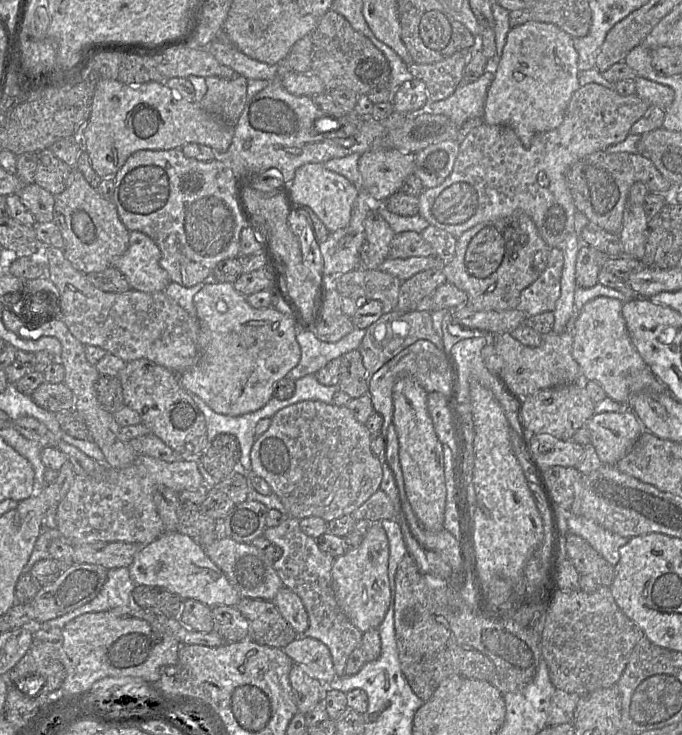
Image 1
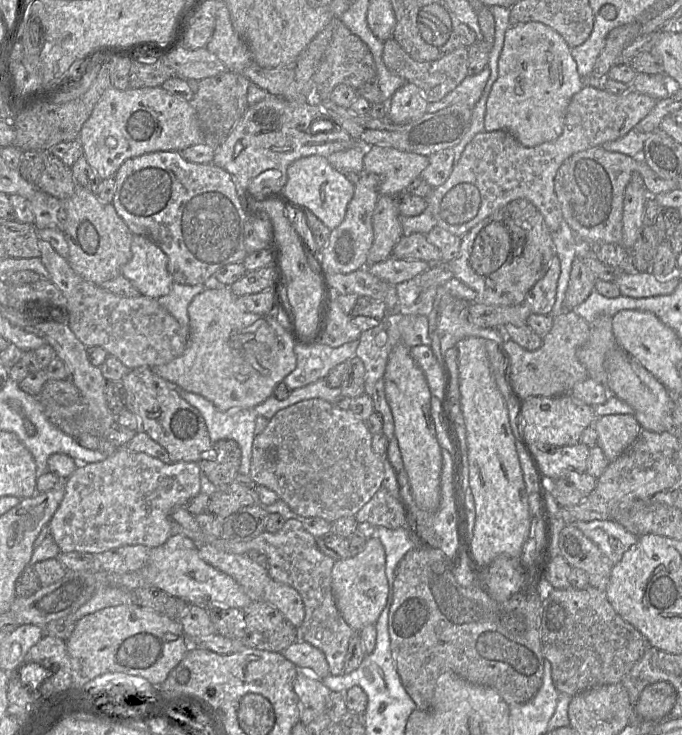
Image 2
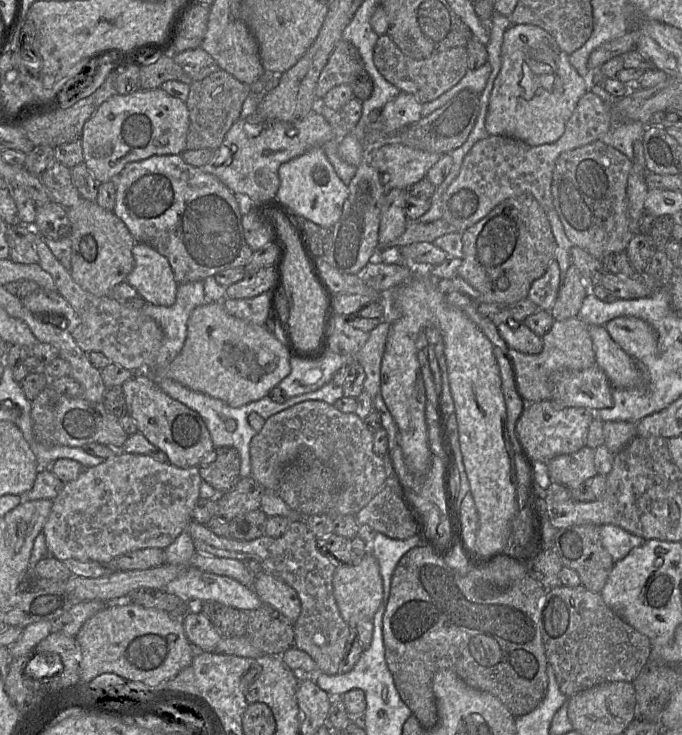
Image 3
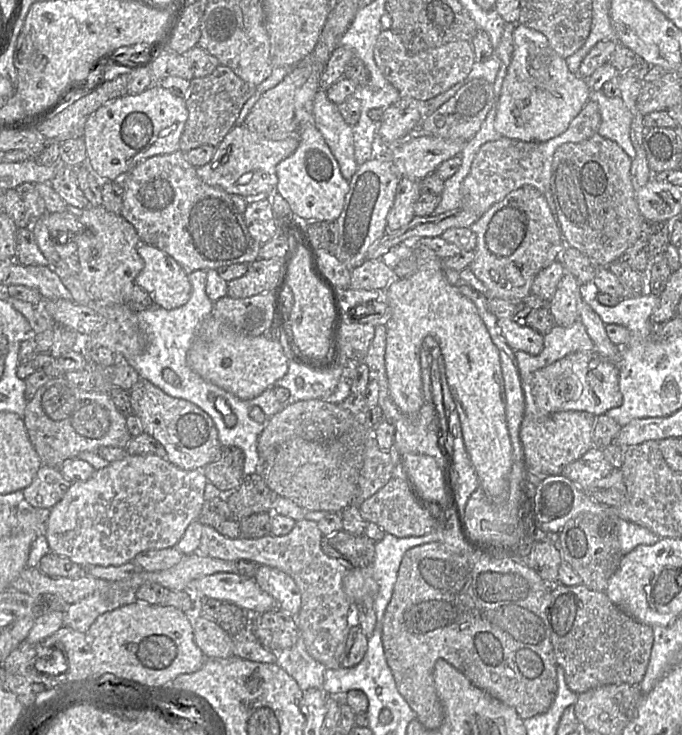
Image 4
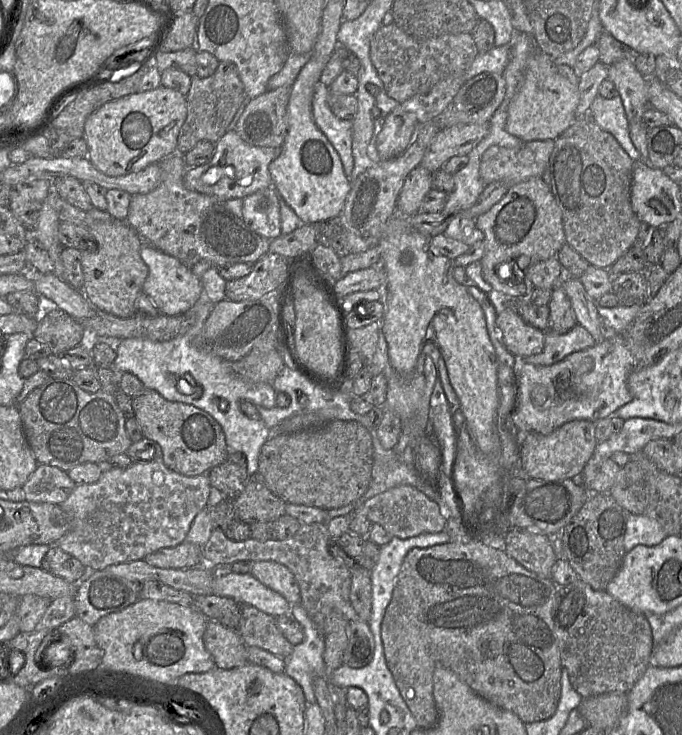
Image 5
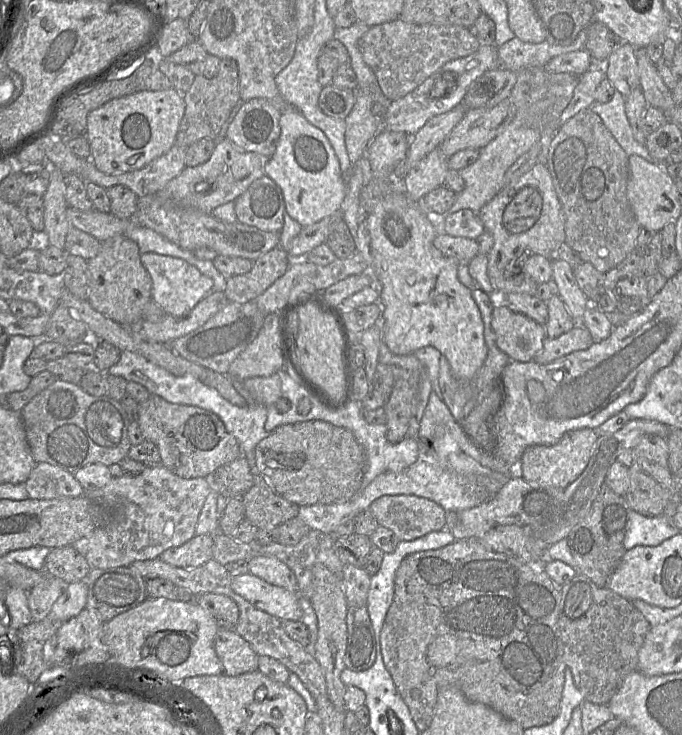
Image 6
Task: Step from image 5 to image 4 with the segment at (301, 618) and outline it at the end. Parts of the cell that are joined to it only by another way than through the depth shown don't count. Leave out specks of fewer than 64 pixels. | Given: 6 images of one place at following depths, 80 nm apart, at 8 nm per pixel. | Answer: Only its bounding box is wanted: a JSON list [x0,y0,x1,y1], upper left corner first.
[278,638,327,691]

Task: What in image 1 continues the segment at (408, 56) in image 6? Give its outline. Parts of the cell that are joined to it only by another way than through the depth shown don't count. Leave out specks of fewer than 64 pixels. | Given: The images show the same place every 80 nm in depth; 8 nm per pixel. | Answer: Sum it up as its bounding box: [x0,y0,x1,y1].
[408,50,470,102]

